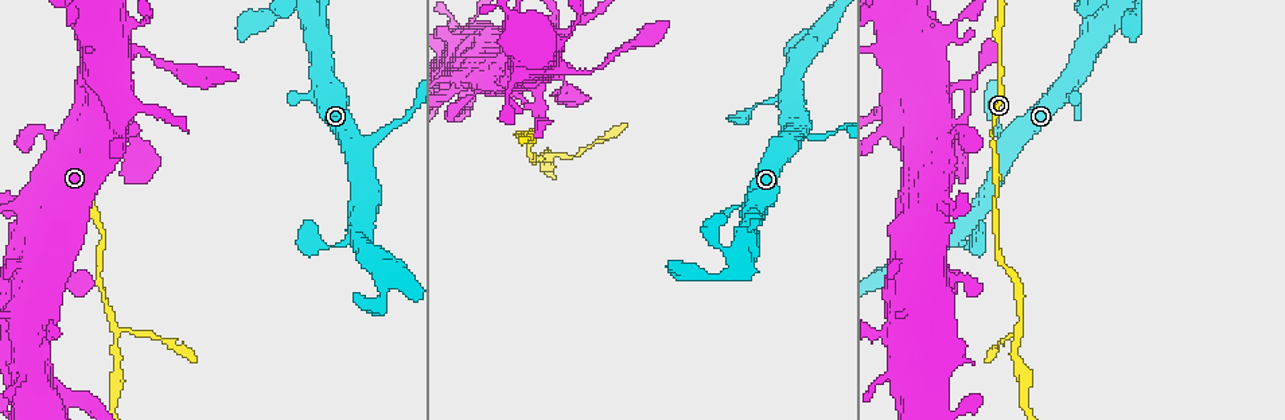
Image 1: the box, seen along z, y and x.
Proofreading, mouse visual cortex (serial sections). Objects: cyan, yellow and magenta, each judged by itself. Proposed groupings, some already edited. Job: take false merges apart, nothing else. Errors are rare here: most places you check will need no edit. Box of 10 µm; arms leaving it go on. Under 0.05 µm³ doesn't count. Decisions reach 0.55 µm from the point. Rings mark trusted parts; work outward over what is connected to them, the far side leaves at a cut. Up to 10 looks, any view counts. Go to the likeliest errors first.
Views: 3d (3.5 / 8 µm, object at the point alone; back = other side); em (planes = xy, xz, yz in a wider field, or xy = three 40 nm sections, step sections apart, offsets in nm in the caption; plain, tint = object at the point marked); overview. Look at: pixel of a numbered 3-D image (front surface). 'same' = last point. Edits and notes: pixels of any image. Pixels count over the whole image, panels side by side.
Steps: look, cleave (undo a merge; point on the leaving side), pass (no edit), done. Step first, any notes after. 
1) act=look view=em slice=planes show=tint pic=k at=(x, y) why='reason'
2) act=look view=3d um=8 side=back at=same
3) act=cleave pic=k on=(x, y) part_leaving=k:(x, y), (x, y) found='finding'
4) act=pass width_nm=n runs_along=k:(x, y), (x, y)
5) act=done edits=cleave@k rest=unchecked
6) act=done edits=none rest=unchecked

act=look view=3d um=8 pic=1 at=(1021, 330) why='arms part here'

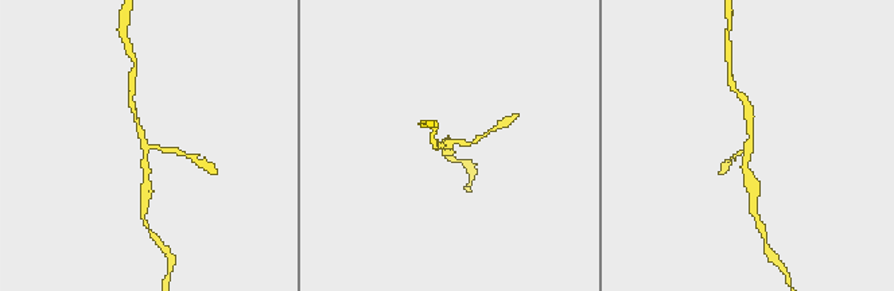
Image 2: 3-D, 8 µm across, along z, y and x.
act=look view=em slice=xy step=1 show=tint at=same why='shape alone is not enough'

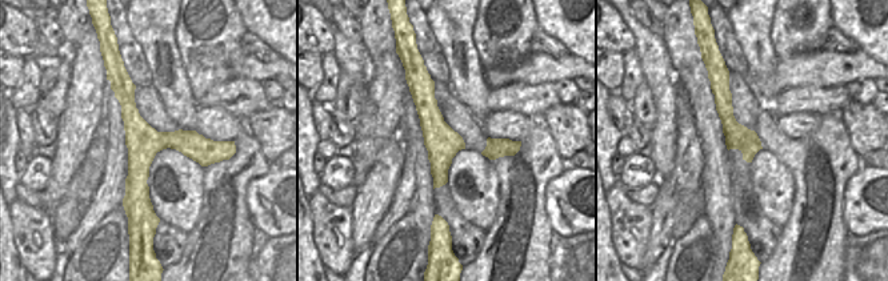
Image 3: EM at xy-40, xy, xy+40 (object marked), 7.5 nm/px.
act=pass runs_along=2:(133, 111), (146, 146), (146, 185) found='one cell here'

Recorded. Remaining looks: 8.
act=look view=3d um=3.5 pic=1 at=(363, 149) why='a fork'

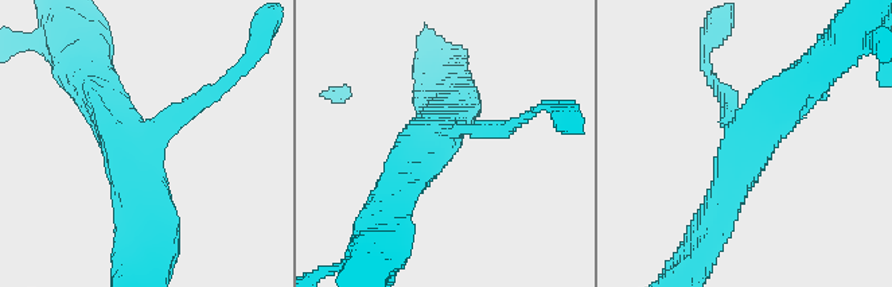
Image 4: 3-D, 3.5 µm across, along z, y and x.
act=look view=em slice=xy step=5 show=tint pic=4 at=(735, 141)

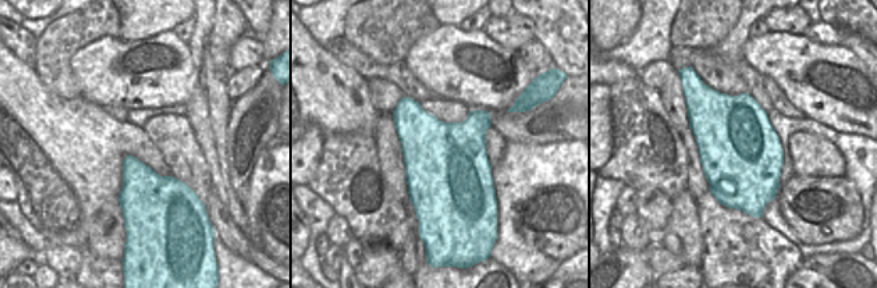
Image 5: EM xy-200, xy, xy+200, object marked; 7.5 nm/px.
act=pass arm_widths_nm=200,450,500 runs_along=4:(794, 86), (750, 140), (708, 228) found='one cell here'

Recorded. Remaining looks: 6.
act=look view=3d um=3.5 pic=1 at=(536, 118) why='thin neck'

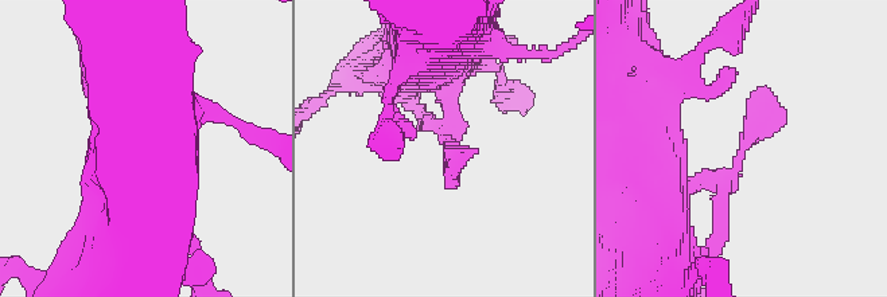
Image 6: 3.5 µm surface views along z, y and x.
act=look view=em slice=xy step=5 show=tint pic=6 at=(738, 151) why='need the tissue'

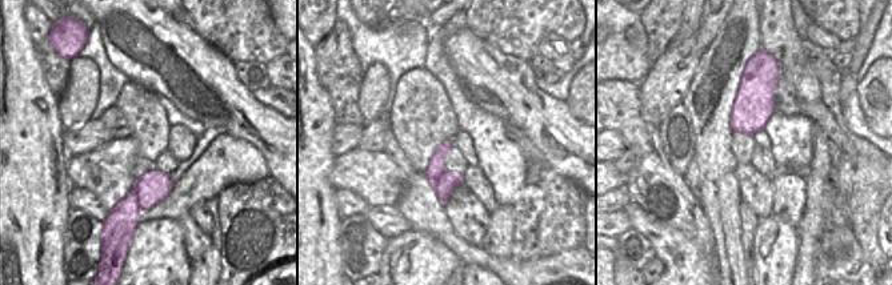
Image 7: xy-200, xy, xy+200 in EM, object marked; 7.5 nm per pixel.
act=pass runs_along=6:(672, 187), (731, 175), (762, 88) found='continuous, no second cell'

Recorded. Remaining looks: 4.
act=look view=3d um=3.5 side=back pic=1 at=(974, 240) why='thick turns thin'

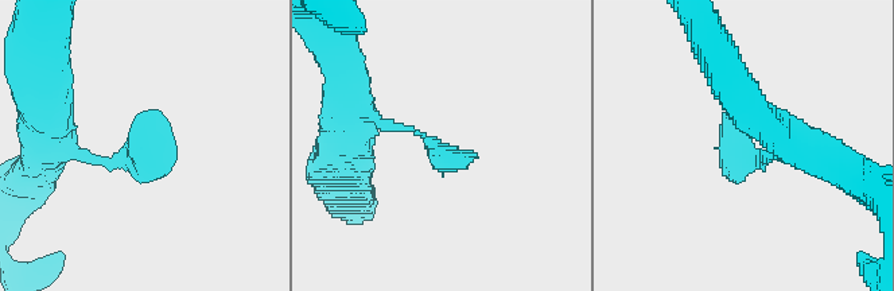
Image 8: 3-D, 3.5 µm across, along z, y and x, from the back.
act=pass runs_along=8:(354, 107), (416, 130), (462, 165) found='one cell here'

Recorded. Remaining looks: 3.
act=done edits=none rest=unchecked

